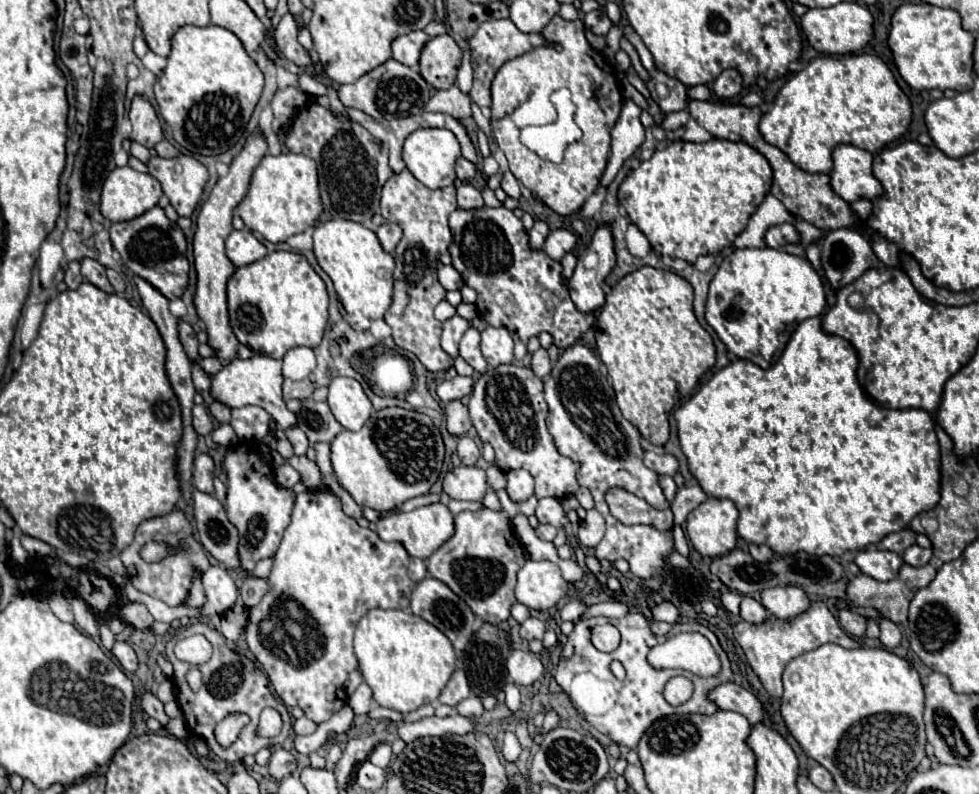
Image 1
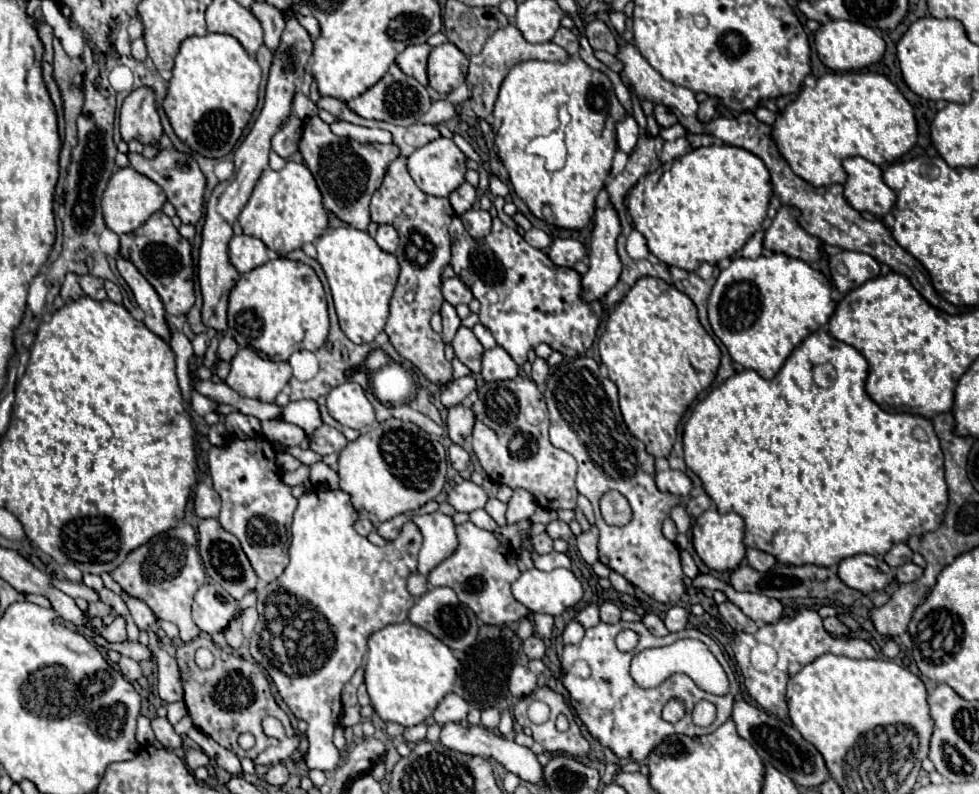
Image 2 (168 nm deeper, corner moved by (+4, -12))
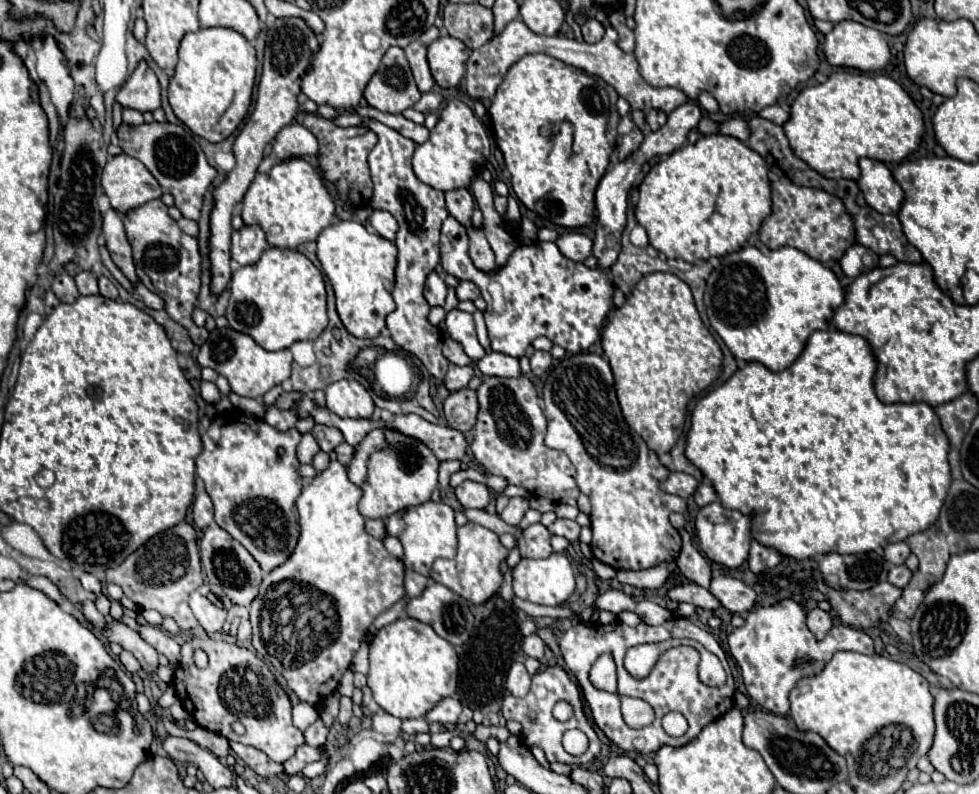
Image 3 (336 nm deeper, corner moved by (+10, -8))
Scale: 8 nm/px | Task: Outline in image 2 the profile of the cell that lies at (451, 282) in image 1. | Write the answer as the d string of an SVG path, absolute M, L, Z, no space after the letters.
M457 276L445 280L441 290L443 290L443 298L445 298L449 304L453 304L453 306L457 306L457 304L469 304L469 302L473 300L471 290L469 290Z

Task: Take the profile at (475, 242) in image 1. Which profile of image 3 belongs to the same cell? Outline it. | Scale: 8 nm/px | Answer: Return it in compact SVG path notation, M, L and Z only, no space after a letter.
M447 216L441 228L441 266L447 274L453 274L459 280L471 280L479 286L481 296L487 302L485 310L485 324L491 340L491 348L495 352L503 352L513 358L521 358L527 350L527 346L537 336L547 336L553 344L559 344L561 348L569 352L585 352L601 334L603 320L613 310L613 286L609 282L609 276L601 268L587 268L581 262L573 262L565 258L559 248L553 242L535 242L535 244L519 244L509 260L495 268L493 272L483 272L475 268L467 254L467 232L465 226L461 226L453 216Z

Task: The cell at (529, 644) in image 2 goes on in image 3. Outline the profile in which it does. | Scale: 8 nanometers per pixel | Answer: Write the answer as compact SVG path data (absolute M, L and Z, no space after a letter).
M531 634L531 636L527 636L523 640L523 652L527 656L533 656L533 658L541 660L543 658L543 650L545 650L545 642L537 634Z

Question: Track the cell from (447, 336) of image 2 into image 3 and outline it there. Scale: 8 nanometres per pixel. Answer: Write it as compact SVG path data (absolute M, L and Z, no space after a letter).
M431 272L425 282L425 300L429 306L445 306L445 296L447 296L447 286L443 278L437 272Z

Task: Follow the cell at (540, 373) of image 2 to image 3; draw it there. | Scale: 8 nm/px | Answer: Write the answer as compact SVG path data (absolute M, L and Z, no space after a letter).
M535 352L531 356L531 372L535 376L541 376L551 366L551 354L549 352Z

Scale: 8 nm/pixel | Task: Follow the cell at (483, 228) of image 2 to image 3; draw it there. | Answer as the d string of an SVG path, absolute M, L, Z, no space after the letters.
M469 226L467 236L469 236L469 256L471 256L473 264L481 270L493 270L495 268L495 254L493 254L483 230Z

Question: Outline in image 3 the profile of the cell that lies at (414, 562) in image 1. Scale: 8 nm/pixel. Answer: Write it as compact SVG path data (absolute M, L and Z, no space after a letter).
M413 570L405 572L405 592L407 592L409 598L419 596L425 590L425 586L427 586L427 578L425 576L421 576L421 574L413 572Z

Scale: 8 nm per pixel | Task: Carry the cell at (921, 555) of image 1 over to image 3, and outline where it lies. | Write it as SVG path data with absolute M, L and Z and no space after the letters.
M899 564L899 566L891 566L889 570L889 582L895 584L897 588L905 588L911 580L911 570L905 566L905 564Z

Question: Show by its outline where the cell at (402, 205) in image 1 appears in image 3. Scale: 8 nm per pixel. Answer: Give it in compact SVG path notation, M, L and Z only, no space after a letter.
M375 120L361 122L359 126L373 130L379 138L377 146L369 154L371 178L375 184L369 206L373 210L389 212L399 224L399 232L395 238L395 244L399 248L397 268L395 268L395 288L393 288L395 310L385 318L387 330L391 332L391 338L395 340L397 346L417 356L435 378L443 378L449 368L449 362L441 354L443 340L441 340L439 328L429 324L427 320L431 306L423 298L423 288L425 288L425 280L429 272L433 272L441 262L439 260L439 230L441 230L443 220L447 218L445 196L443 192L419 182L417 176L413 174L411 156L413 156L415 144L411 140L403 138L399 132Z

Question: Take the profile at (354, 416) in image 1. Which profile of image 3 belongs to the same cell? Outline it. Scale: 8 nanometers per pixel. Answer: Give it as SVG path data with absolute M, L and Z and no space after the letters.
M339 380L327 386L325 402L341 418L369 418L375 410L369 392L357 380Z

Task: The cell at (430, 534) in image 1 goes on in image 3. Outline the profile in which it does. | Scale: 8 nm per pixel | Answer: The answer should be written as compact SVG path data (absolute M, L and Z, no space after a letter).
M425 502L421 506L411 506L407 510L401 510L385 520L387 534L397 536L403 544L405 556L405 568L421 572L423 576L429 576L429 568L435 558L453 558L457 550L457 536L455 536L455 520L453 510L441 502Z

